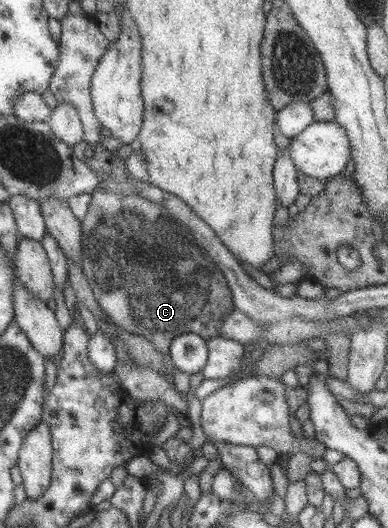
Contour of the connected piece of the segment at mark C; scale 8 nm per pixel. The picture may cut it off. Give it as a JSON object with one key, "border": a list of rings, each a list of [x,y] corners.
{"border":[[[83,139],[71,149],[72,157],[85,163],[101,179],[90,193],[90,204],[81,220],[80,266],[103,313],[123,330],[147,339],[162,355],[167,353],[169,343],[178,334],[195,333],[205,340],[218,336],[224,318],[235,309],[221,270],[210,261],[206,251],[196,245],[186,227],[177,227],[176,221],[172,221],[170,213],[166,213],[162,205],[138,197],[135,187],[129,182],[130,174],[124,168],[125,158],[118,156],[117,151]]]}

